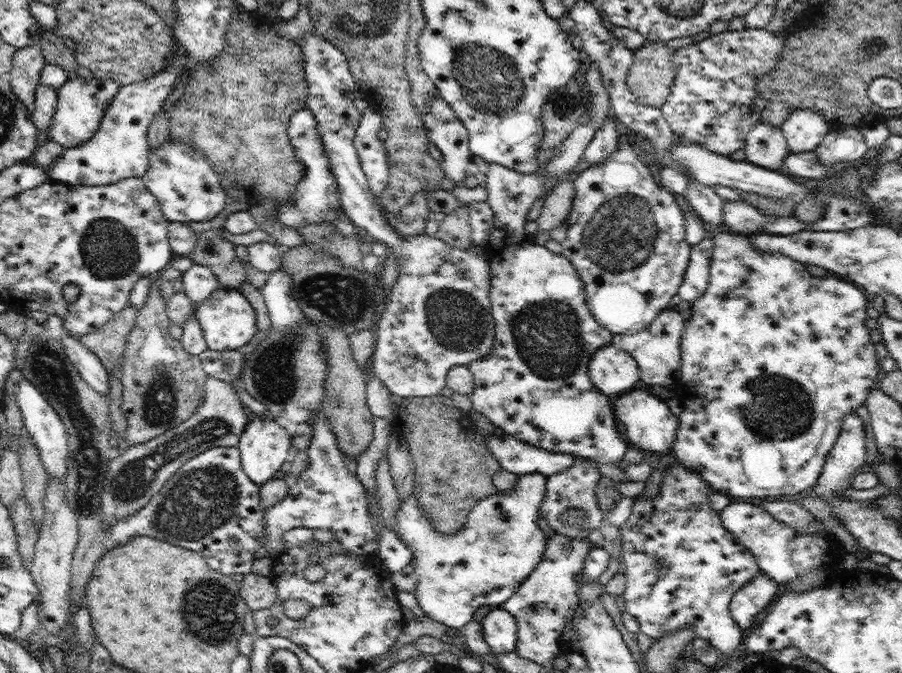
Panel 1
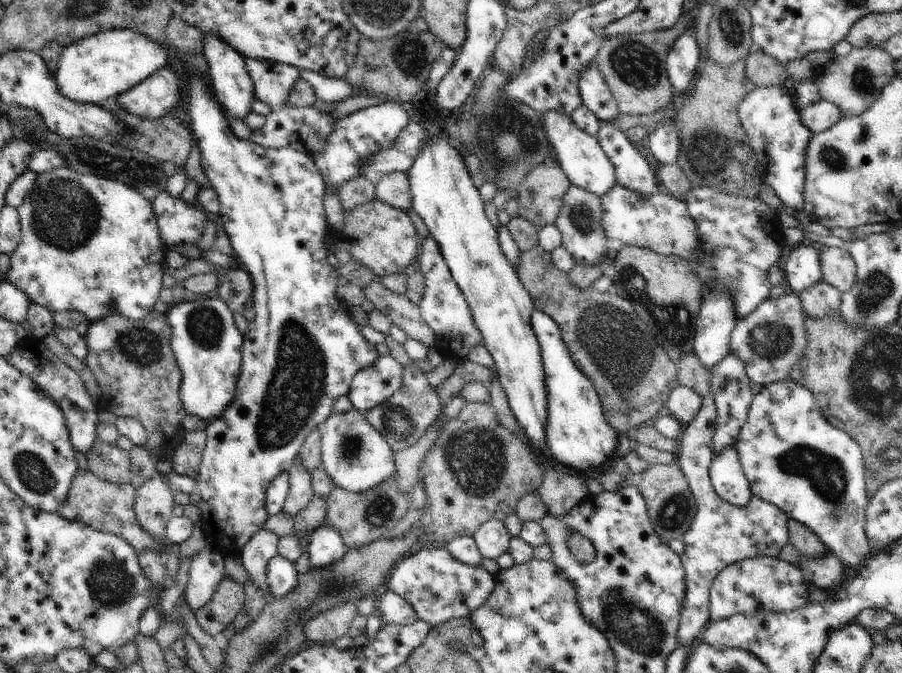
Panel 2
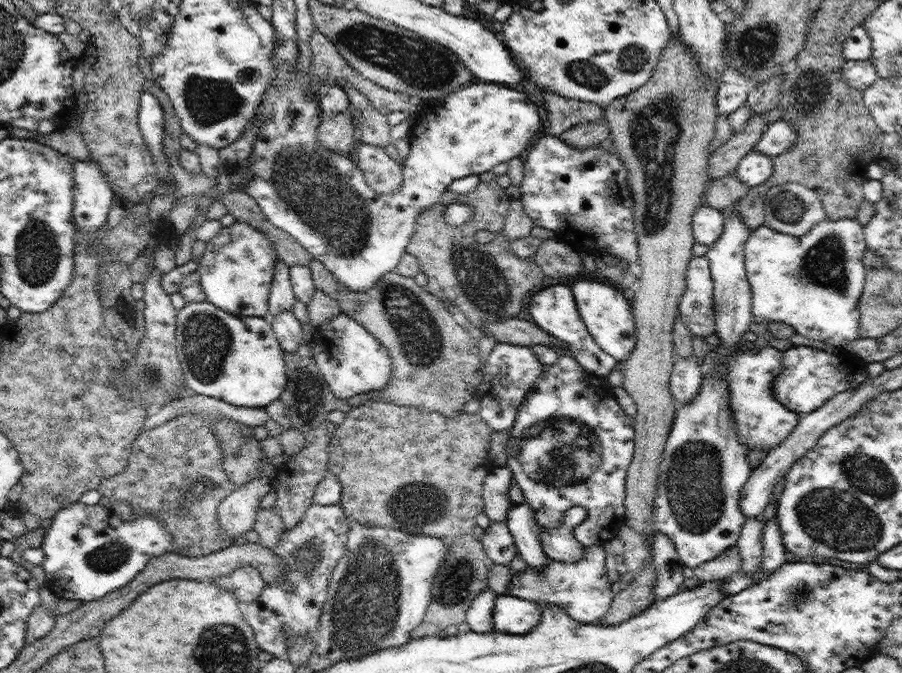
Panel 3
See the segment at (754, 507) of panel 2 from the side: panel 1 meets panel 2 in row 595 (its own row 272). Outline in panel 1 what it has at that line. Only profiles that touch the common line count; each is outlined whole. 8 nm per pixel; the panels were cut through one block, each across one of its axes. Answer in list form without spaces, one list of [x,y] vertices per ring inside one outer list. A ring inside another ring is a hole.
[[[711,235],[691,246],[688,268],[684,275],[684,282],[680,285],[677,295],[682,301],[694,305],[709,284],[709,264],[713,253],[713,239]]]

